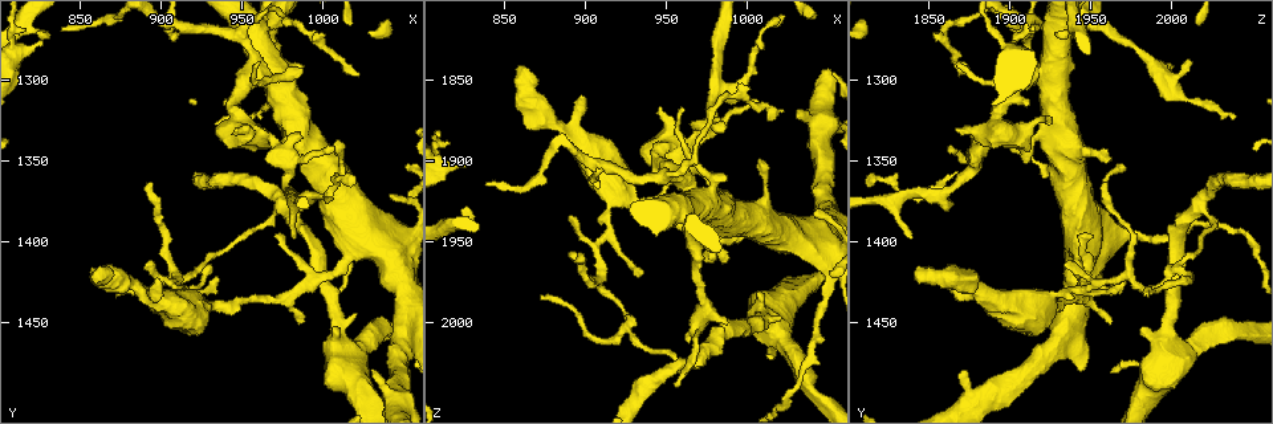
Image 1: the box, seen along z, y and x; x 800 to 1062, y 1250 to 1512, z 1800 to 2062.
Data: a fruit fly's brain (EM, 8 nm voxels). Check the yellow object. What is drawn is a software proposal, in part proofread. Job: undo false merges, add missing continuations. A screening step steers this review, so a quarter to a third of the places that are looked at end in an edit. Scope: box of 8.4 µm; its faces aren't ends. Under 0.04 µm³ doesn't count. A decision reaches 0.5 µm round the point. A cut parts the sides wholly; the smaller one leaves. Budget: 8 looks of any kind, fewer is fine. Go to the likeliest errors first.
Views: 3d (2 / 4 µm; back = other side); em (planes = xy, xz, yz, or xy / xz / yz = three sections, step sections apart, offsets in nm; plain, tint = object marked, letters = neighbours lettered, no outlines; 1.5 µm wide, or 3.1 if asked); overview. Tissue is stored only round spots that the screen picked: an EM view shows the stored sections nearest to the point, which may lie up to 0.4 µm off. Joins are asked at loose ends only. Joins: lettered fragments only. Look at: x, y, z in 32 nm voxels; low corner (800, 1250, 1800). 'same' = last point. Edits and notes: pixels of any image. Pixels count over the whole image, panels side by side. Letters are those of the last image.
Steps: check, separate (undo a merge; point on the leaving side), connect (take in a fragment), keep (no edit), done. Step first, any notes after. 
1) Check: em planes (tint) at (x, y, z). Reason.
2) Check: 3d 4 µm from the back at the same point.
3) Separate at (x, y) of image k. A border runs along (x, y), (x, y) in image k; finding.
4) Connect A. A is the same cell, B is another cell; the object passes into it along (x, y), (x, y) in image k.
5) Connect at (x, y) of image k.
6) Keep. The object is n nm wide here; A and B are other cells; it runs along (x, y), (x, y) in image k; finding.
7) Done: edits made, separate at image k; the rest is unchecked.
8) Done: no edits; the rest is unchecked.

Check: 3d 4 µm at (1008, 1454, 1980). Branch stops here.

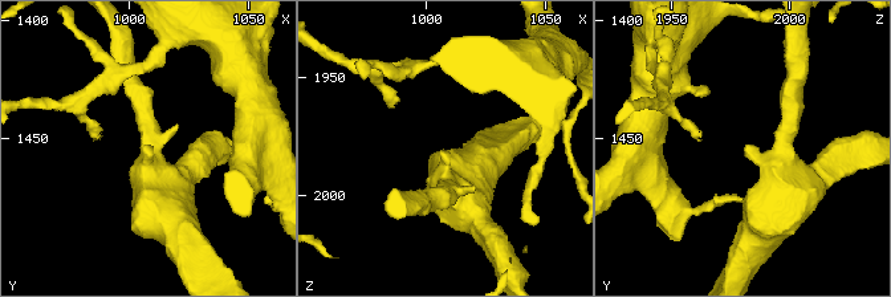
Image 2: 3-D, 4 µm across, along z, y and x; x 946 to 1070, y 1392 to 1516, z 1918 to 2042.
Check: em planes (letters) at (1007, 1454, 1980). Shape alone is not enough.

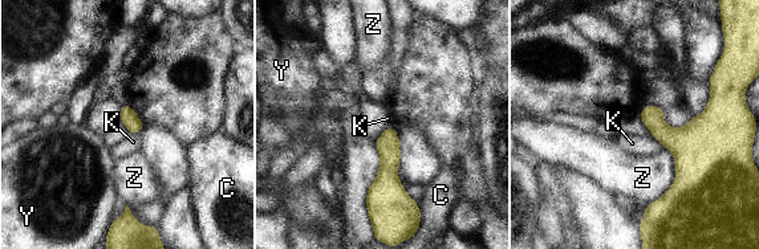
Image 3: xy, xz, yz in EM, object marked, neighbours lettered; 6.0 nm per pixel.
Keep. C, K, Y and Z are other cells; a border runs along (653, 137), (665, 147) in image 3; none of them fits.

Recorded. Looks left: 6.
Check: em planes (letters) at (858, 1418, 1842). Stops while still wide.

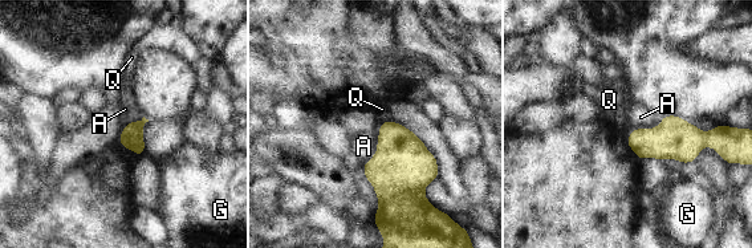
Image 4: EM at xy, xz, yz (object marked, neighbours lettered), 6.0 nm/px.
Keep. A, G and Q are other cells; a border runs along (379, 127), (376, 153), (364, 163) in image 4; no lettered fragment goes on from it.

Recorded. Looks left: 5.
Check: 3d 4 µm at (894, 1364, 1958). Thin end.

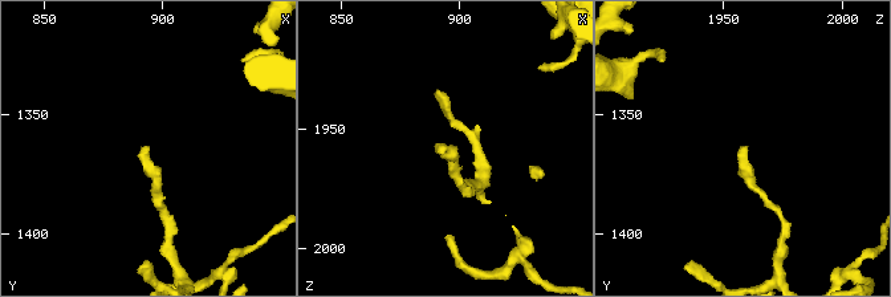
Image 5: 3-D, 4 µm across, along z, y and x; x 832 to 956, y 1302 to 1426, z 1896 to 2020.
Check: em planes (letters) at (894, 1364, 1958). Shape alone is not enough.

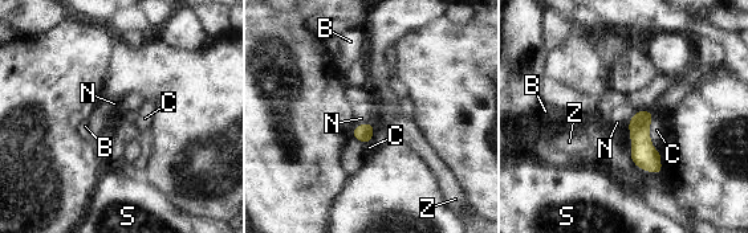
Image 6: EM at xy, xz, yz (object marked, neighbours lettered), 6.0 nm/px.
Keep. The longest contact is with C, 220 nm; B, C, N, S and Z are other cells; none of them fits.

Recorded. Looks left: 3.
Done: no edits; the rest is unchecked.

